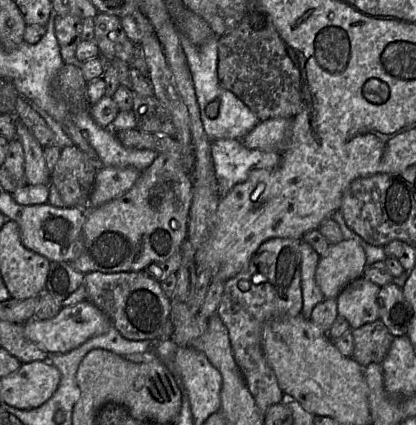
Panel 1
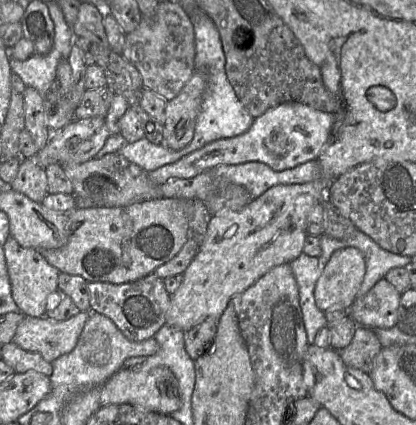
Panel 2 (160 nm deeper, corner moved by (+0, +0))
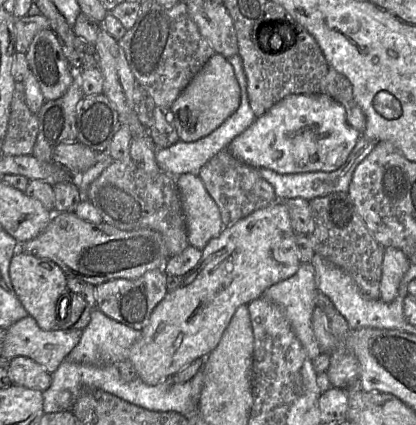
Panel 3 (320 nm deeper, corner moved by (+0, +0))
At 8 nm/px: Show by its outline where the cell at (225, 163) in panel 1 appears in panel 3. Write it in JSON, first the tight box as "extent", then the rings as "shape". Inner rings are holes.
{"extent":[258,136,377,201],"shape":[[[361,136],[345,164],[331,172],[314,171],[280,174],[267,168],[259,168],[258,170],[262,177],[273,186],[278,200],[284,201],[292,198],[304,198],[310,201],[314,198],[326,196],[335,192],[348,192],[356,167],[372,152],[377,144],[377,141]]]}

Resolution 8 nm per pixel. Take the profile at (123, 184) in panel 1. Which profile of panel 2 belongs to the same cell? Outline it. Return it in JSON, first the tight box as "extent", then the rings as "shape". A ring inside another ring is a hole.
{"extent":[148,102,336,184],"shape":[[[298,102],[280,104],[256,118],[245,133],[211,142],[178,161],[148,172],[151,181],[162,184],[169,179],[190,179],[217,165],[236,165],[259,161],[275,171],[294,168],[317,160],[331,140],[336,118],[333,113],[313,109]]]}

